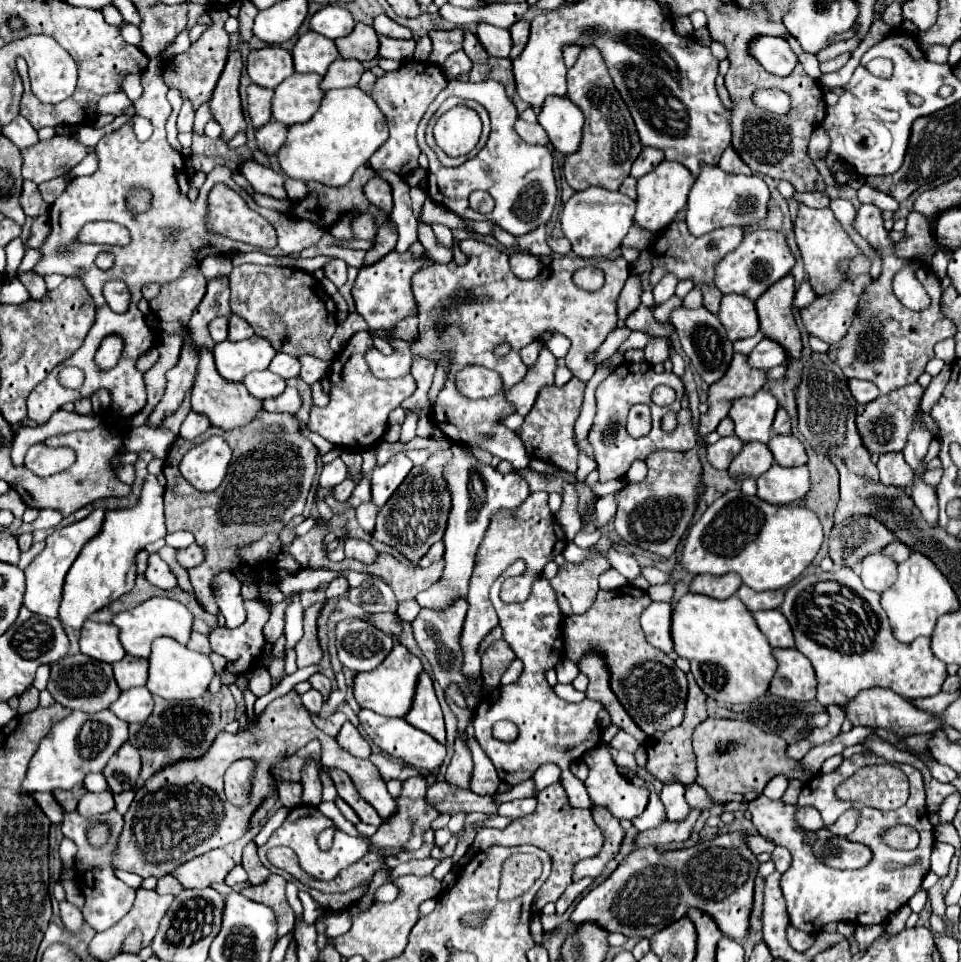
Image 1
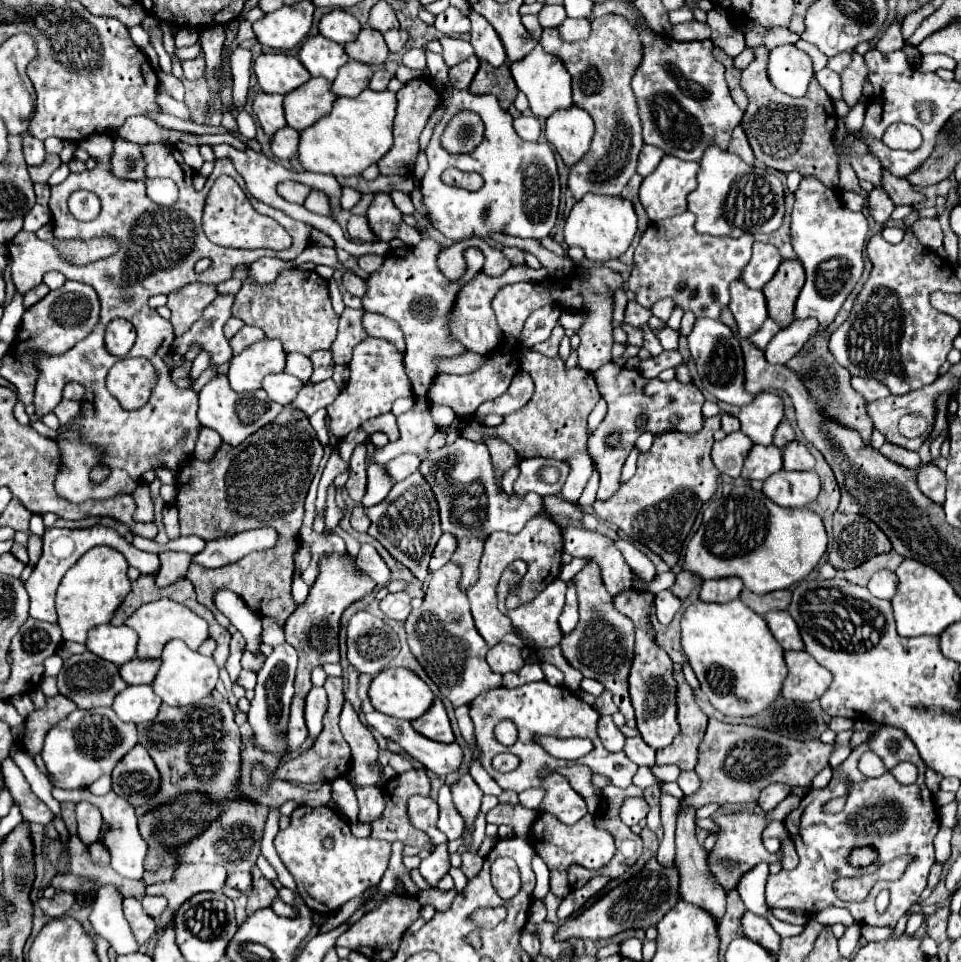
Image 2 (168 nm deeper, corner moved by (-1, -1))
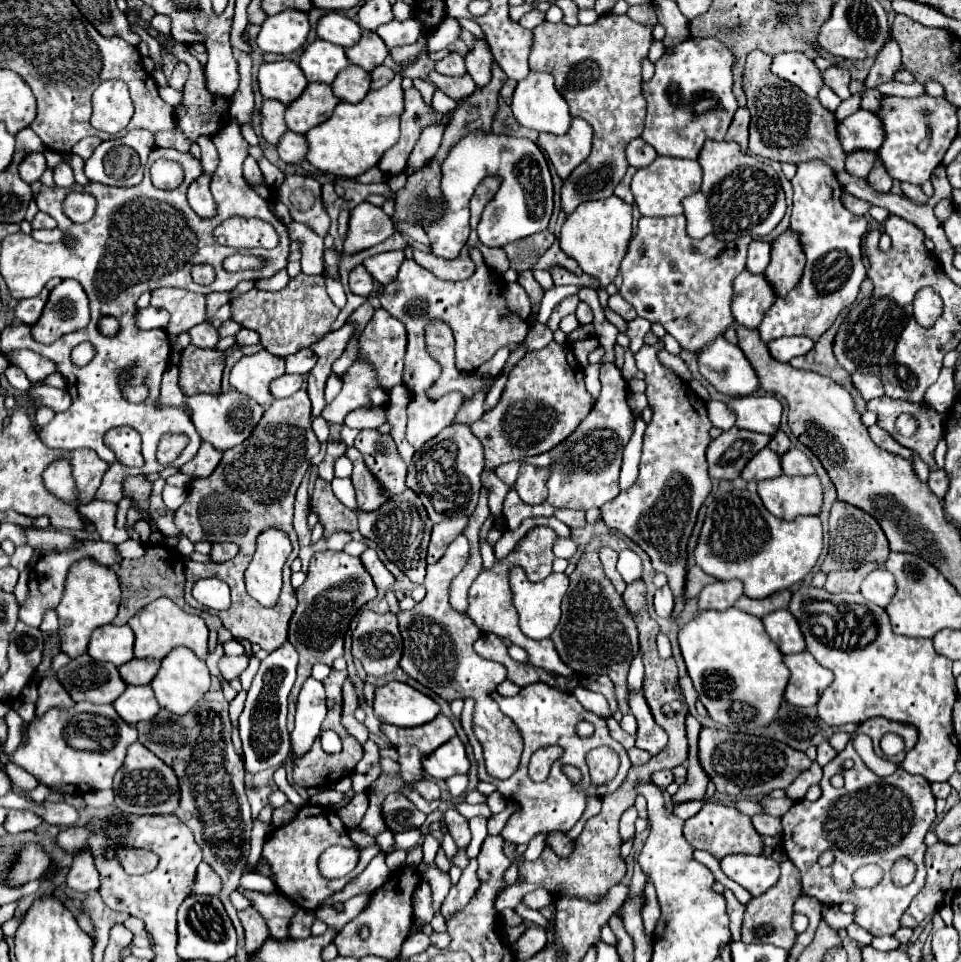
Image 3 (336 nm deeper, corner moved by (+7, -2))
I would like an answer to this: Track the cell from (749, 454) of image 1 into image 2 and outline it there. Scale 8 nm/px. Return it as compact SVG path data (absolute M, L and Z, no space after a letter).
M754 445L752 453L748 453L748 461L744 461L742 477L752 479L768 479L770 475L782 469L782 451L776 445Z

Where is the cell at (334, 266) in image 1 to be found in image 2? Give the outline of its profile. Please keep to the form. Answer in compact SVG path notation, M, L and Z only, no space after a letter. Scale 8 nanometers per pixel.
M344 273L342 285L346 291L350 291L356 297L364 297L364 293L366 293L366 281L362 277L358 277L356 273Z

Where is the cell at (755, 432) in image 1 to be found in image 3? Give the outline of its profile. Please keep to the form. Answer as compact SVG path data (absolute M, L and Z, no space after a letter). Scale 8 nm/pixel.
M746 396L728 400L726 406L736 414L736 426L762 434L776 434L782 416L782 404L774 396Z

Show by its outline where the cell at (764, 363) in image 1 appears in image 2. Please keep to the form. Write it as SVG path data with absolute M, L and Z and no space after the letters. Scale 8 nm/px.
M794 321L782 329L766 347L768 363L788 363L818 331L818 321Z

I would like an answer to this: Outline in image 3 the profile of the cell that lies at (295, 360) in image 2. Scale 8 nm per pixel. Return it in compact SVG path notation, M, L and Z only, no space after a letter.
M310 348L298 350L292 356L286 356L286 372L288 374L308 374L316 364L316 356Z

